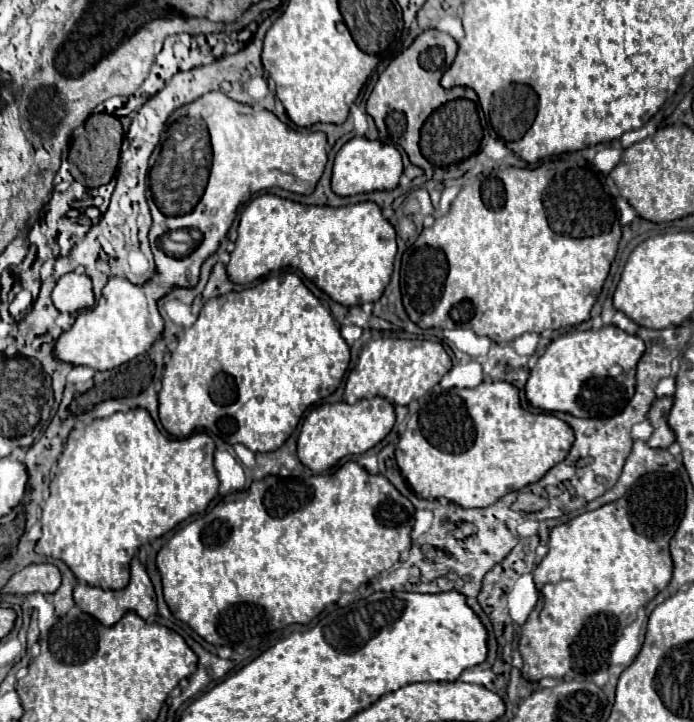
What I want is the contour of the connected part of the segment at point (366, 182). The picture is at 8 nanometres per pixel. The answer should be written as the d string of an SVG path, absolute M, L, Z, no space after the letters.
M357 136L357 138L351 138L335 156L331 190L339 196L353 196L353 194L375 192L375 190L393 190L399 184L401 172L403 172L401 154L395 146Z

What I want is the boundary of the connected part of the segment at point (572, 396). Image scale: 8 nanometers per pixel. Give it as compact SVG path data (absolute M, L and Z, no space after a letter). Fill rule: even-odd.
M613 324L599 330L563 334L551 340L529 372L525 384L527 402L539 410L565 412L577 418L611 418L623 412L635 394L635 370L643 352L645 344L639 336L631 336ZM613 366L621 368L617 376L611 372Z

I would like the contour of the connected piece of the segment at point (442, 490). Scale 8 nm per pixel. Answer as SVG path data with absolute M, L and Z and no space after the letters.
M483 382L483 384L479 384L473 390L469 390L469 388L457 390L455 388L455 390L447 392L447 394L443 394L443 392L437 394L433 390L427 396L423 396L419 400L419 410L409 416L407 428L405 428L405 432L399 438L399 444L395 448L395 460L397 460L397 466L401 470L401 476L409 482L409 486L413 488L413 492L419 498L433 498L435 500L435 498L441 498L443 496L443 498L447 498L449 502L455 502L461 508L483 508L483 506L495 504L501 496L505 496L511 490L521 490L523 486L527 486L531 482L537 482L549 468L553 468L555 464L559 464L567 456L571 444L573 444L573 430L563 420L559 420L553 414L531 414L531 412L525 412L521 408L521 404L519 404L519 390L515 386L511 386L507 382Z

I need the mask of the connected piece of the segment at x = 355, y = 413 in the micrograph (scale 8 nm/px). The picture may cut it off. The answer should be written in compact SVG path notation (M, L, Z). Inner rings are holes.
M379 396L369 400L359 400L353 406L347 402L321 404L315 406L301 424L297 440L297 456L309 470L321 474L331 470L341 458L363 454L375 444L379 444L391 432L393 424L395 424L393 404Z

